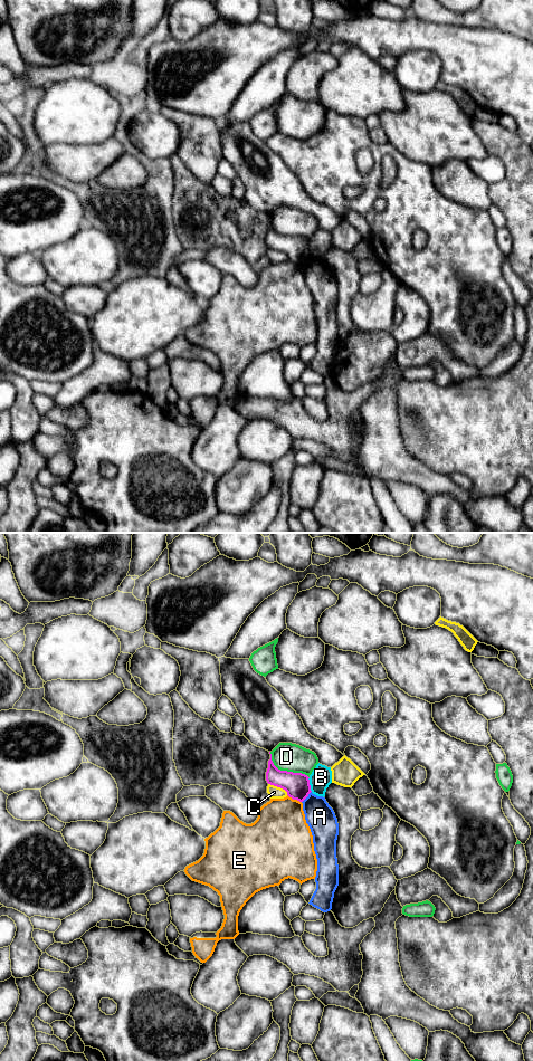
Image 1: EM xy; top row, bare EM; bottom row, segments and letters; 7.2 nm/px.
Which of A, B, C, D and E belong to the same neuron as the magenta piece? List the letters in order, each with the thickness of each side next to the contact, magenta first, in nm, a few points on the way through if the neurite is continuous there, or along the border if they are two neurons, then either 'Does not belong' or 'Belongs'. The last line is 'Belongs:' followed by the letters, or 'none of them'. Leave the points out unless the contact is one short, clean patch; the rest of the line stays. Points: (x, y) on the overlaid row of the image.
A: Thickness 180 nm (magenta) against 200 nm. Does not belong
B: Thickness 180 nm (magenta) against 160 nm. Does not belong
C: Thickness 180 nm (magenta) against 90 nm. Does not belong
D: Thickness 180 nm (magenta) against 200 nm. Does not belong
E: Thickness 180 nm (magenta) against 380 nm. Boundary: xy (287, 794), (301, 802). Does not belong
Belongs: none of them

